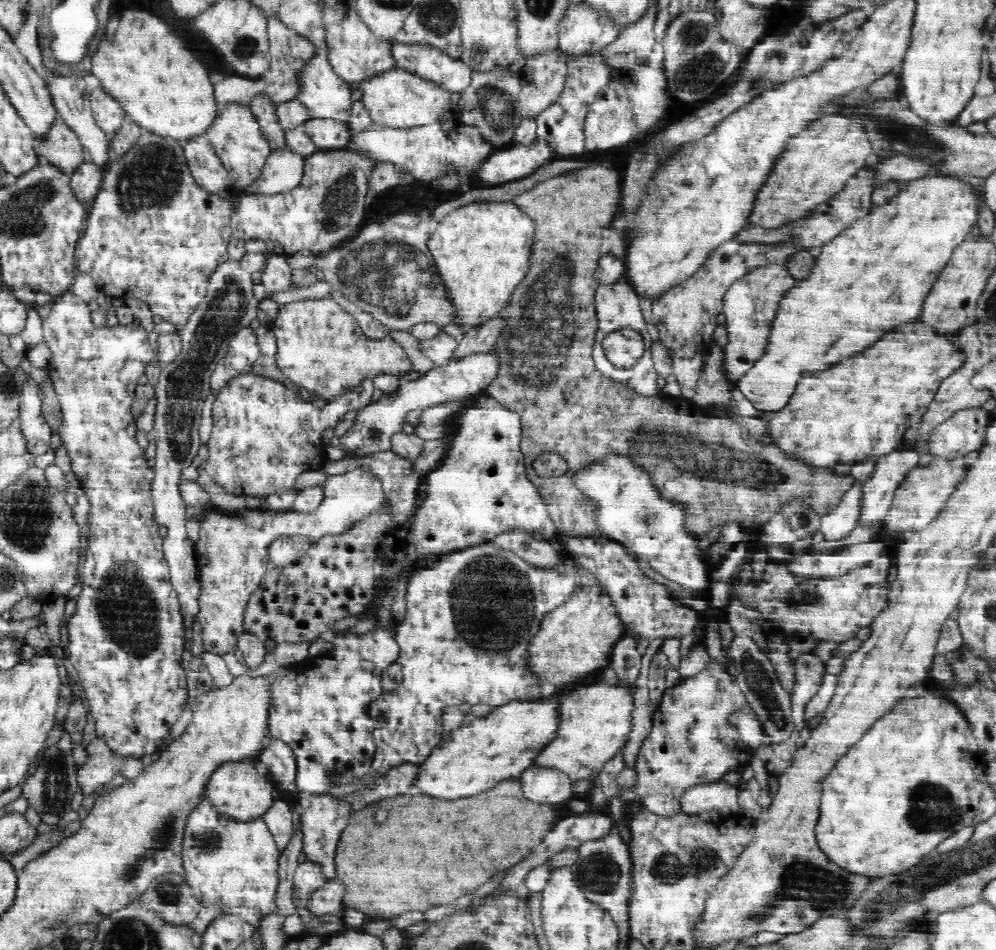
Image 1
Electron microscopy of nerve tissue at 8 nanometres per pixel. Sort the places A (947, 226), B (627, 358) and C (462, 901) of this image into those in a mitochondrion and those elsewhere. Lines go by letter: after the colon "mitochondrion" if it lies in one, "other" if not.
A: other
B: other
C: other

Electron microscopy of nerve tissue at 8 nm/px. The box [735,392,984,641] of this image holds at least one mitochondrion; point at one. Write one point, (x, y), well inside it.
(807, 596)

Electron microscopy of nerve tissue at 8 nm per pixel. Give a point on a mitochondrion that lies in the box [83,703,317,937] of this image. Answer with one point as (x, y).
(164, 836)

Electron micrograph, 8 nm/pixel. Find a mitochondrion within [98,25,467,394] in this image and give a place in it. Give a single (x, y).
(386, 276)

